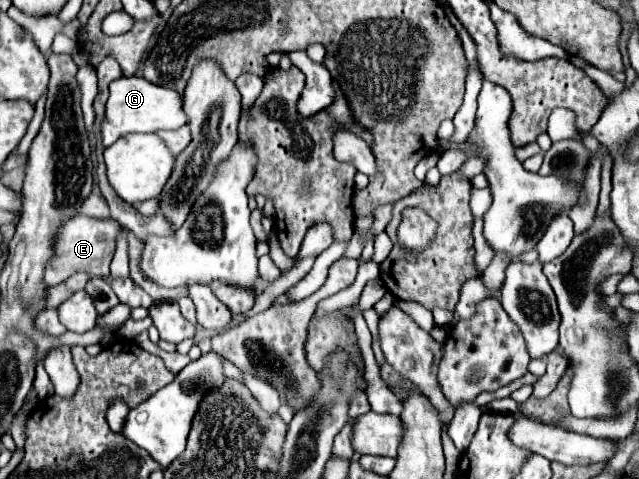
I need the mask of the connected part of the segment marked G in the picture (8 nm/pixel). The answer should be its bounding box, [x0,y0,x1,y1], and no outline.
[102,76,188,146]

